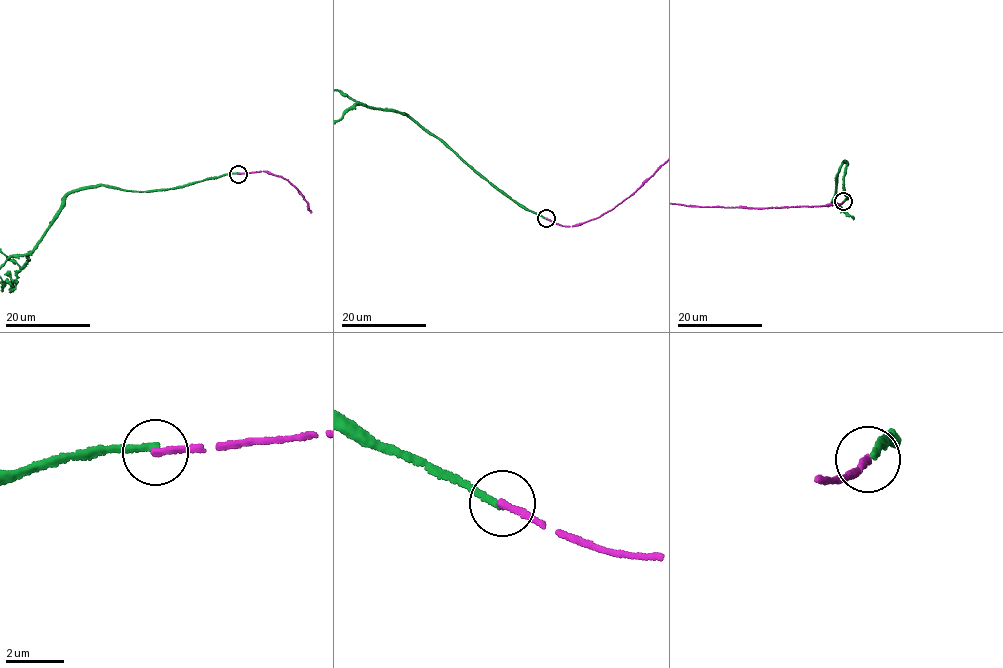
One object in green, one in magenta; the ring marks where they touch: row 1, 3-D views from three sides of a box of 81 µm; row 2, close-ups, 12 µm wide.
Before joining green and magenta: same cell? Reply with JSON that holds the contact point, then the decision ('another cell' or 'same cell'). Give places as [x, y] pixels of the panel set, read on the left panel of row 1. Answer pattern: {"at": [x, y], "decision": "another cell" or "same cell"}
{"at": [238, 174], "decision": "another cell"}

